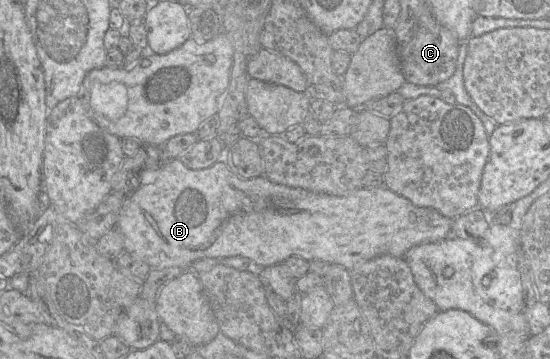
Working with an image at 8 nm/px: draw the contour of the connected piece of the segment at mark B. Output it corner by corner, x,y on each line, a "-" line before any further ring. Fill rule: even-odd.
172,159
159,169
145,169
143,171
137,191
128,196
123,203
116,229
123,238
124,251
146,263
151,270
160,270
168,267
187,269
201,259
233,256
246,257
261,266
269,267
282,263
291,256
299,256
308,262
322,260
330,264
343,266
350,271
357,264
361,264
377,256
391,255
394,257
404,257
406,252
414,246
446,239
451,235
452,223
452,219
443,216
434,209
415,206
408,199
394,193
385,186
372,189
360,187
347,196
332,196
303,188
276,184
268,180
265,176
243,179
233,173
223,159
218,160
208,168
200,170
189,169
179,159

